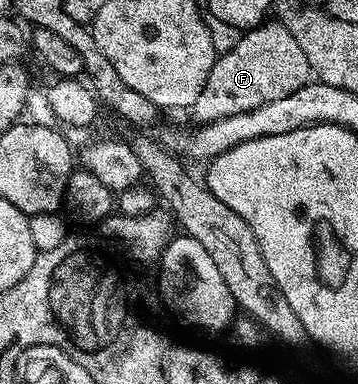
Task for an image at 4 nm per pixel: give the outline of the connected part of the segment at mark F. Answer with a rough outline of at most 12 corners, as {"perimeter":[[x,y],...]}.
{"perimeter":[[281,22],[239,35],[188,109],[244,114],[311,79]]}

